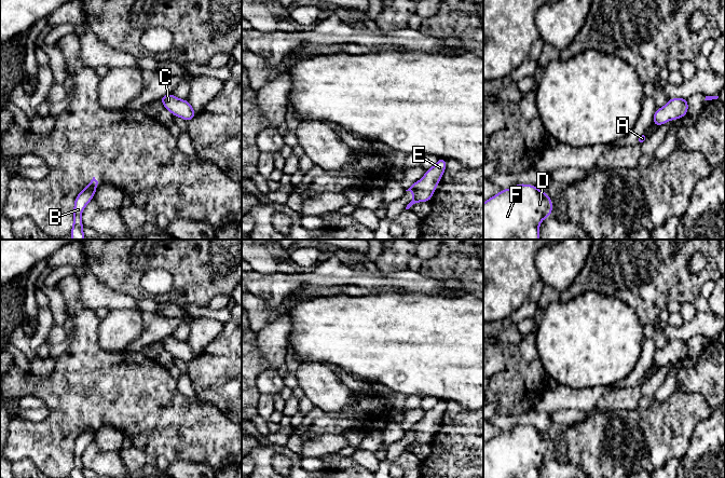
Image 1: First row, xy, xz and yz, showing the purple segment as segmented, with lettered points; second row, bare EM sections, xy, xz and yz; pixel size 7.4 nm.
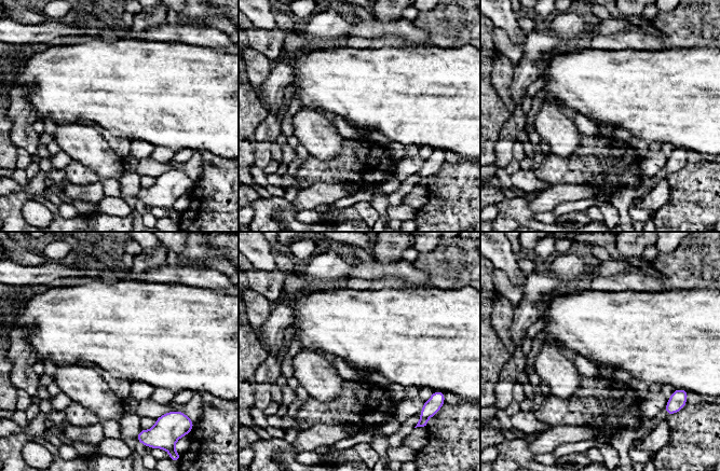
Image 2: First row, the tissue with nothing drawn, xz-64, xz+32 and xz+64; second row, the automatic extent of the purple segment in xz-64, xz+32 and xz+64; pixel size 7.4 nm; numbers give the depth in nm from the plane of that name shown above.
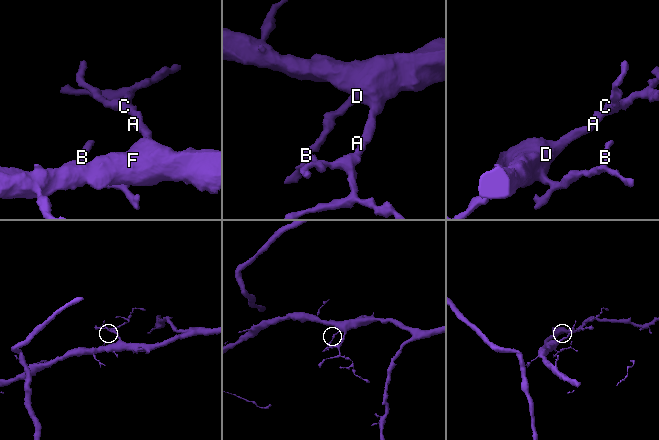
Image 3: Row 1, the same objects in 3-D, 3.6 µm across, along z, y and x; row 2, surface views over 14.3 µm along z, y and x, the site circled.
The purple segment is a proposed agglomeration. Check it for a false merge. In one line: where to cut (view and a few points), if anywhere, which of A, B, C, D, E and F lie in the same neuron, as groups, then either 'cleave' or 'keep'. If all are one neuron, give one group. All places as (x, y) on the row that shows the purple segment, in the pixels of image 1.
cut none; groups A B C D E F; keep

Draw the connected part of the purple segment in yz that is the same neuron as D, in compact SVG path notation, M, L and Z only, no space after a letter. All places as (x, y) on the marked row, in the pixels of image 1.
M518 183L483 203L483 240L541 240L539 224L552 214L552 200L533 185Z

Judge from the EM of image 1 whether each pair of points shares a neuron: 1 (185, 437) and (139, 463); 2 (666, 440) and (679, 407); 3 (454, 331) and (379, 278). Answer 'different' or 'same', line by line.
1: different
2: same
3: different

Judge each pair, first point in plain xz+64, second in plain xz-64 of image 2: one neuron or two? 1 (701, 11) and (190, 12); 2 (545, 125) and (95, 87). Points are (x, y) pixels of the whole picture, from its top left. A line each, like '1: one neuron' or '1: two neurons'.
1: one neuron
2: two neurons

